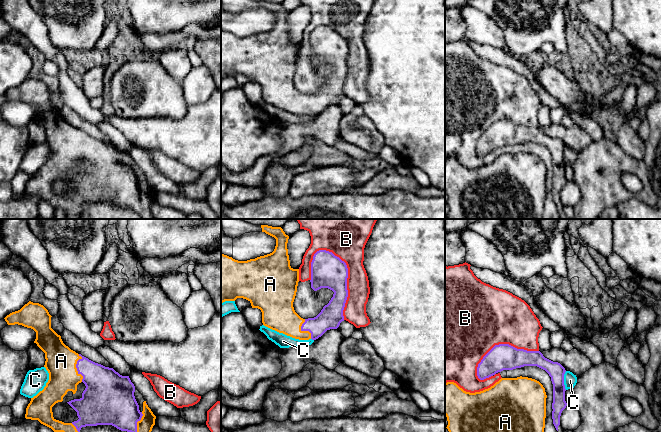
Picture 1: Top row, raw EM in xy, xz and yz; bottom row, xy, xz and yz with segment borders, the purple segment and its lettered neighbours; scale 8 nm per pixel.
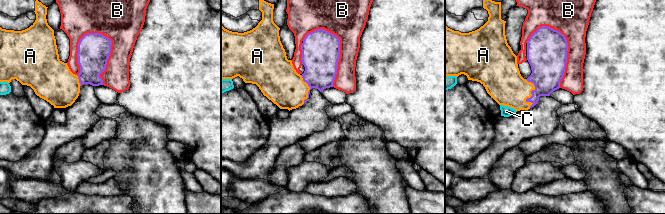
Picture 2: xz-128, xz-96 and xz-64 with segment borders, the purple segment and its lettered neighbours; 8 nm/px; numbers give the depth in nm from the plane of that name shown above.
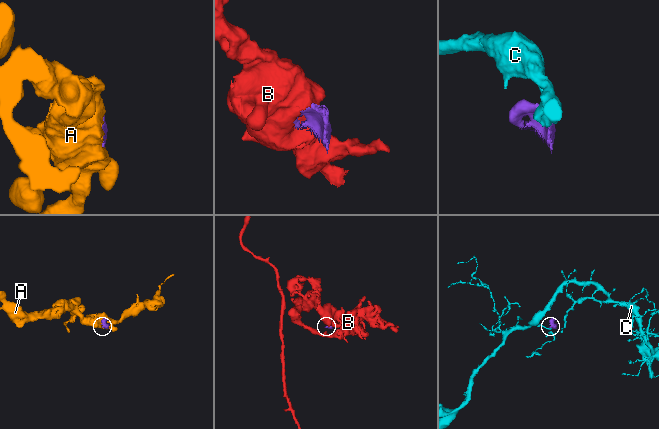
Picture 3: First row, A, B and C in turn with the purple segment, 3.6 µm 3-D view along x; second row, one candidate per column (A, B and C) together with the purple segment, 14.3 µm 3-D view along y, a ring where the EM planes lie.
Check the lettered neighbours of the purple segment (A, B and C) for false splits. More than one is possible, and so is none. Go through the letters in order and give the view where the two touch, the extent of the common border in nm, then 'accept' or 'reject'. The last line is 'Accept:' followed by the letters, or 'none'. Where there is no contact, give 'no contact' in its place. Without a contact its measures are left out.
A: xy | 220 nm | accept
B: xz | 600 nm | reject
C: yz | 150 nm | reject
Accept: A

